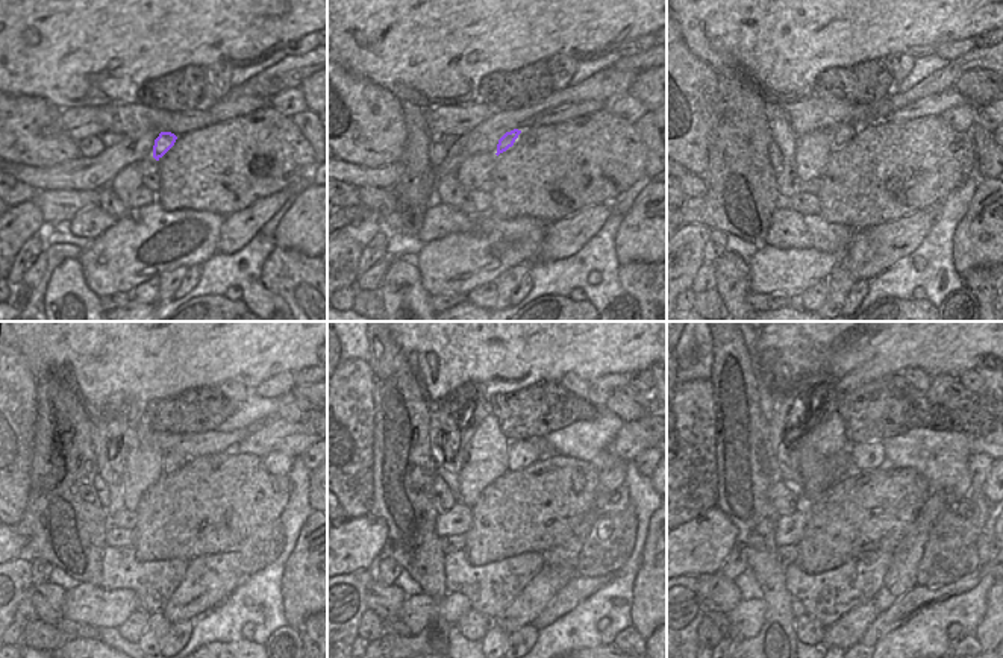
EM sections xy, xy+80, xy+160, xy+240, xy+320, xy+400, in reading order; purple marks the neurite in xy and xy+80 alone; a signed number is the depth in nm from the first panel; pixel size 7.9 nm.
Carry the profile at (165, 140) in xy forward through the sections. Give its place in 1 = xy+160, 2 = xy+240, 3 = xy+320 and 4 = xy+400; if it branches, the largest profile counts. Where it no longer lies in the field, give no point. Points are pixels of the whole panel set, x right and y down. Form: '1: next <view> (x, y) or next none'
1: next xy+160 (844, 134)
2: next xy+240 (171, 463)
3: next xy+320 (521, 454)
4: next xy+400 (864, 455)

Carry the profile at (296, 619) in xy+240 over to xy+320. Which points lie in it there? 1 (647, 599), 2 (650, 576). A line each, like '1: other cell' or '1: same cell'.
1: same cell
2: same cell

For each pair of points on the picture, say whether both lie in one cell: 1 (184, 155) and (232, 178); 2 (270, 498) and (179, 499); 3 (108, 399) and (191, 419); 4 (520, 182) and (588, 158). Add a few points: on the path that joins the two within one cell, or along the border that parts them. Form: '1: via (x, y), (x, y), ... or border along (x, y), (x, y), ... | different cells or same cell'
1: via (196, 167), (217, 169), (220, 172) | same cell
2: via (247, 498), (202, 498) | same cell
3: border along (181, 394), (153, 399), (143, 414) | different cells
4: via (537, 176), (571, 166) | same cell

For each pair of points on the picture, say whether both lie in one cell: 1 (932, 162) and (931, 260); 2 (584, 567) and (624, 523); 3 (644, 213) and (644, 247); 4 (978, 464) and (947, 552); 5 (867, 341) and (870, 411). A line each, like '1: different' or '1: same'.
1: different
2: same
3: same
4: same
5: different

